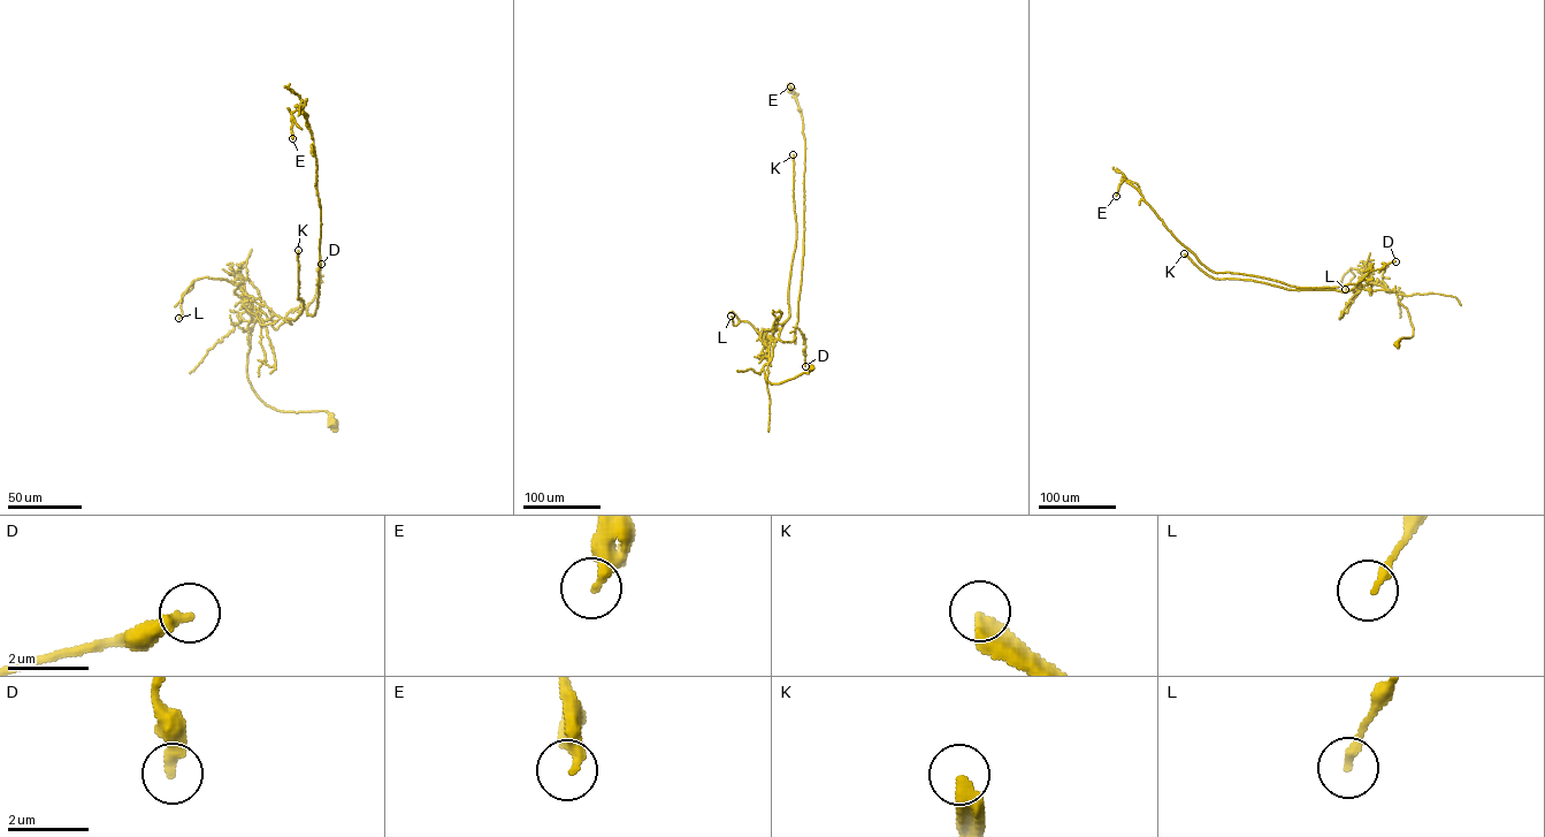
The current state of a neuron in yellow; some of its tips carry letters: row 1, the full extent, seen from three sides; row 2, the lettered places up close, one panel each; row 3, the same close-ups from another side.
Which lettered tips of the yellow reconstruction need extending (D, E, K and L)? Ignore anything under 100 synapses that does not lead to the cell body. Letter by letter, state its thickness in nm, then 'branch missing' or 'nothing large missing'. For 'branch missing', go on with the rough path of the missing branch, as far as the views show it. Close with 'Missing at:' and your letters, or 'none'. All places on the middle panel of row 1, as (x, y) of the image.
D: 320 nm | nothing large missing
E: 280 nm | nothing large missing
K: 480 nm | branch missing | (793, 154), (794, 130), (766, 76), (770, 70), (766, 55), (779, 43)
L: 200 nm | nothing large missing
Missing at: K

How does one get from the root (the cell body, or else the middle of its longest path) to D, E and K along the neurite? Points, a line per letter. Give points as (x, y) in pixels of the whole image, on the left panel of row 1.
D: (333, 423), (267, 405), (246, 371), (250, 322), (276, 329), (306, 306), (321, 264)
E: (333, 423), (267, 405), (246, 371), (250, 321), (318, 305), (303, 106), (292, 138)
K: (333, 423), (326, 411), (267, 405), (246, 371), (250, 322), (276, 314), (291, 324), (303, 309), (298, 250)

